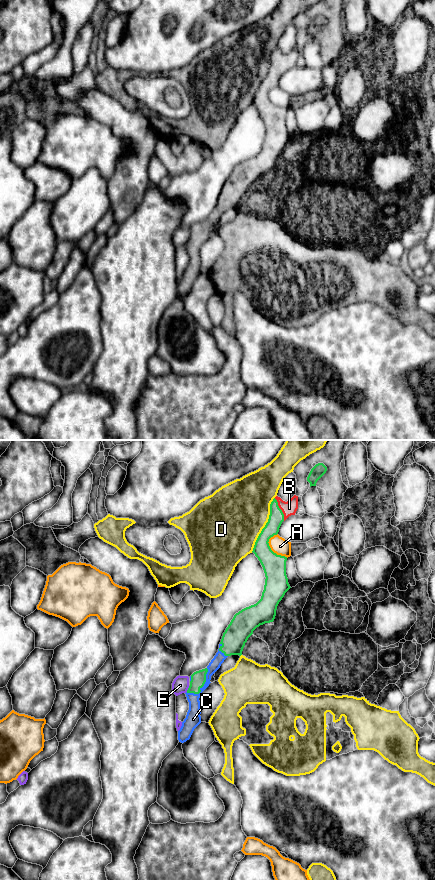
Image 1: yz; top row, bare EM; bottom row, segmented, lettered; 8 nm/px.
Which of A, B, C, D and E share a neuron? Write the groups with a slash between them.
A / B C / D / E

